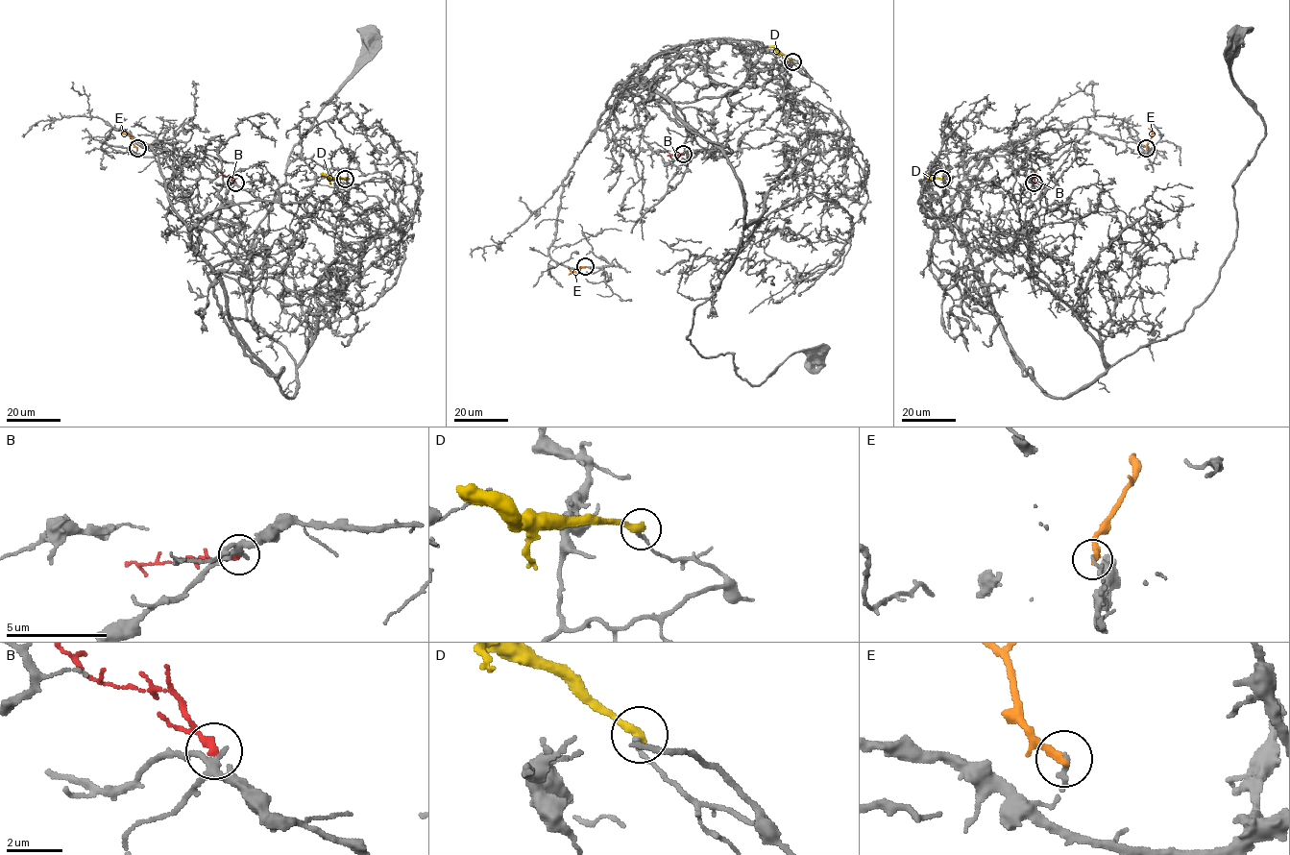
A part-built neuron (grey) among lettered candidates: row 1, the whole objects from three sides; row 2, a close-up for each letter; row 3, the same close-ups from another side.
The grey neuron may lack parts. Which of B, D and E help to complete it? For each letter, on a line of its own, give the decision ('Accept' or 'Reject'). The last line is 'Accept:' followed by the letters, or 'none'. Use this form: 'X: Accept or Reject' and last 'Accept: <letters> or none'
B: Reject
D: Reject
E: Reject
Accept: none

